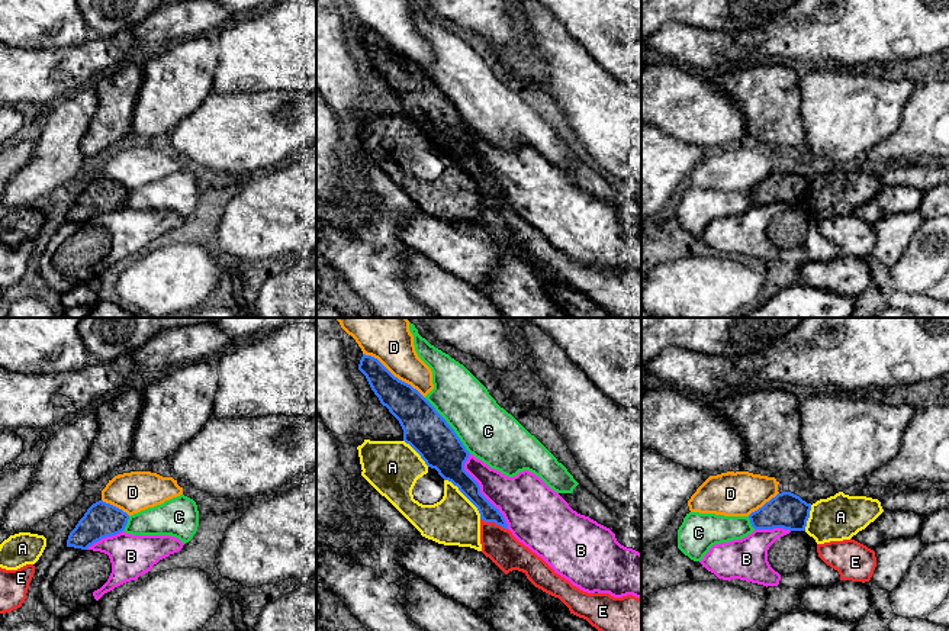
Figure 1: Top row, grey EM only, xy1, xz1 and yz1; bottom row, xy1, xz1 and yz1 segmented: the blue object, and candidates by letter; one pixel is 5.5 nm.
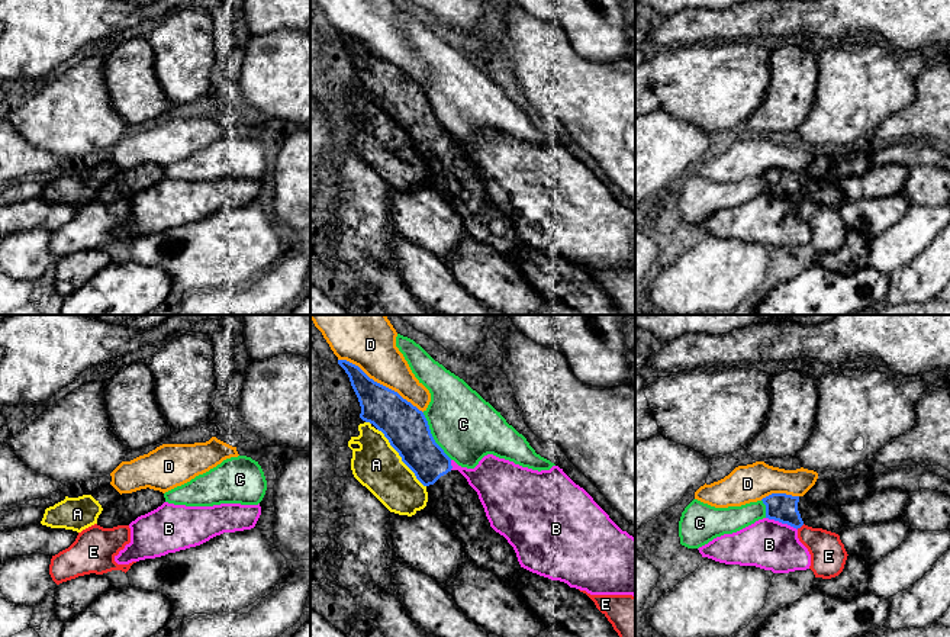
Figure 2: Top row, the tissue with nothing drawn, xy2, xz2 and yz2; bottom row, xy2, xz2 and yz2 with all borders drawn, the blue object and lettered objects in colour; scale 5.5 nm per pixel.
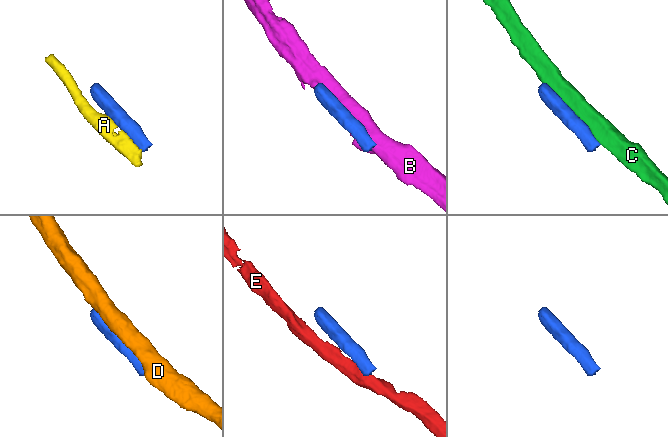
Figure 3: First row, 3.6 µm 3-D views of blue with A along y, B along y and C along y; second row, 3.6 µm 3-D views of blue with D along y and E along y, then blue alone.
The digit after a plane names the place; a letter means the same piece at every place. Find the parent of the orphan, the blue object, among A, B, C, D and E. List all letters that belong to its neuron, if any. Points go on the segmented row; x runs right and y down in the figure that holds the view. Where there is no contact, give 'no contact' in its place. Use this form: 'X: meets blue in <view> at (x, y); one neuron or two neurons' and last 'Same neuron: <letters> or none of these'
A: meets blue in xz2 at (401, 456); two neurons
B: meets blue in xz1 at (479, 492); two neurons
C: meets blue in xz1 at (449, 425); two neurons
D: meets blue in xz2 at (379, 383); two neurons
E: meets blue in xz1 at (494, 521); two neurons
Same neuron: none of these

